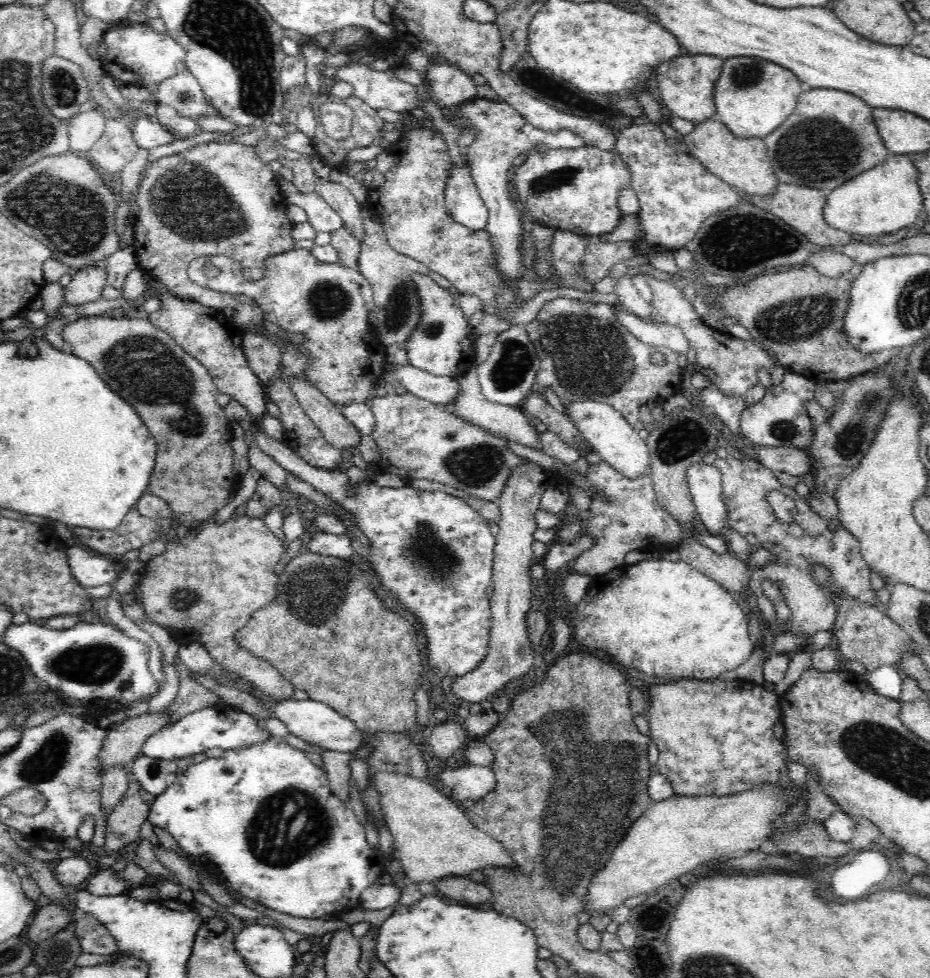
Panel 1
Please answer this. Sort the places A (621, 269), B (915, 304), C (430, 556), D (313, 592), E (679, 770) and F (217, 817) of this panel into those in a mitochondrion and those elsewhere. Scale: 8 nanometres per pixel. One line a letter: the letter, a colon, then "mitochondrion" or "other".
A: other
B: mitochondrion
C: mitochondrion
D: mitochondrion
E: other
F: other

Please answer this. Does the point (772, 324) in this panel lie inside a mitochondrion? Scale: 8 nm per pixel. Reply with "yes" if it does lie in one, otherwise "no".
yes

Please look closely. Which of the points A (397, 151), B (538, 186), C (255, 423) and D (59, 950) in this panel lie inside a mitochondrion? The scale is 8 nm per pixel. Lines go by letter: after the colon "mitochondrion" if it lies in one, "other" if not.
A: other
B: mitochondrion
C: other
D: mitochondrion

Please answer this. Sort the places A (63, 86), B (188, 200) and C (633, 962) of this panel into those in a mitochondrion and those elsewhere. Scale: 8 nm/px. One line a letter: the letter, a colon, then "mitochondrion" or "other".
A: mitochondrion
B: mitochondrion
C: other

